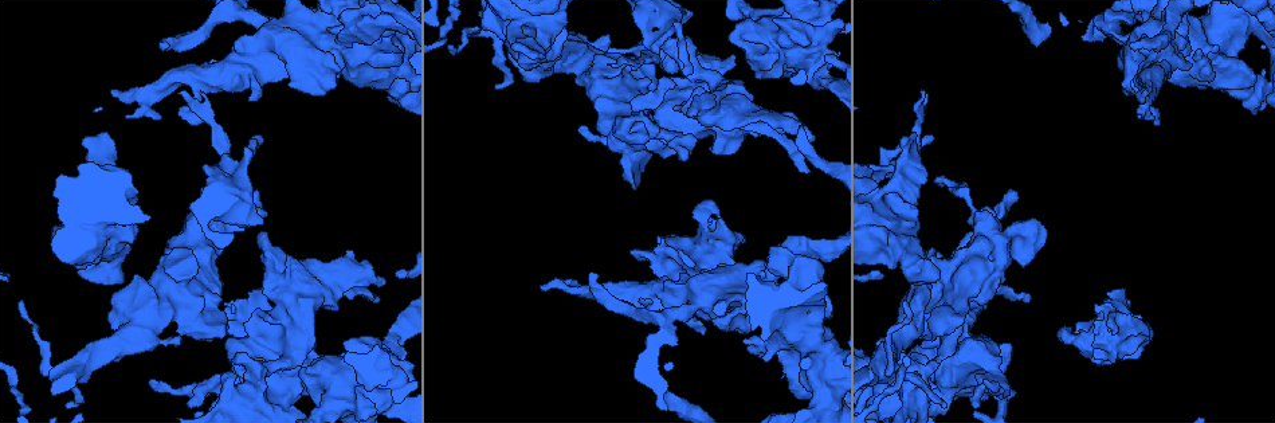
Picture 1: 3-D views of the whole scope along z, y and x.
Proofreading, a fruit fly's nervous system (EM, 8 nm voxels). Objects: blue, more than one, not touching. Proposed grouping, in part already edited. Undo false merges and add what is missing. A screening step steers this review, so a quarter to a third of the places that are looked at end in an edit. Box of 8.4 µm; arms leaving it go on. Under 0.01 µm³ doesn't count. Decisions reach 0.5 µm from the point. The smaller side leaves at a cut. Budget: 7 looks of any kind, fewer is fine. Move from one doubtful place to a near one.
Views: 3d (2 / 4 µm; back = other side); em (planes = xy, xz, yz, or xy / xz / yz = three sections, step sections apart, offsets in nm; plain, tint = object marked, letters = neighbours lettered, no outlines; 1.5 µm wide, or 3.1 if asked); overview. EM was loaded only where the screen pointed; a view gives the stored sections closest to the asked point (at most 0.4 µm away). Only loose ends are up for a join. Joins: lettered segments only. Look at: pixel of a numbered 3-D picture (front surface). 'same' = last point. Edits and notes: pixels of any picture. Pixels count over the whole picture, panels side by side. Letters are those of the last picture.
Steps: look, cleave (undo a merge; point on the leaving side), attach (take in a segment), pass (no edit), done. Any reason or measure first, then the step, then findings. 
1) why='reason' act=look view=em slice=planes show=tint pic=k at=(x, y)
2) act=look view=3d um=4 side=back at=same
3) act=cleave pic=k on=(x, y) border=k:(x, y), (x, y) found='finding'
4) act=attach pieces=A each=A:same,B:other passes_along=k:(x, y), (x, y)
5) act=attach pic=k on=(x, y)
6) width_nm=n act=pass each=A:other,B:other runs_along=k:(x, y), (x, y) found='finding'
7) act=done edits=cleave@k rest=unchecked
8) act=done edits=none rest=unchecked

why='closes a loop' act=look view=3d um=4 pic=1 at=(268, 49)

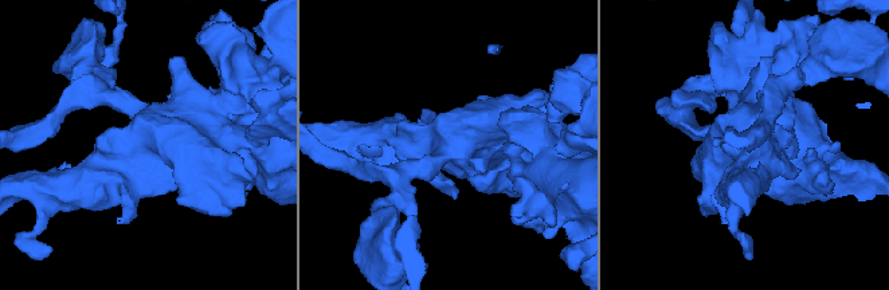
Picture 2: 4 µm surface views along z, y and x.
why='shape alone is not enough' act=look view=em slice=xz step=8 show=tint pic=2 at=(446, 149)

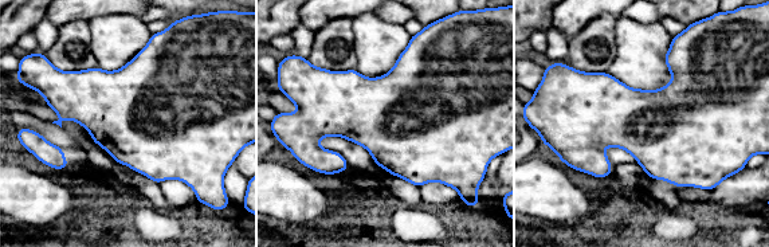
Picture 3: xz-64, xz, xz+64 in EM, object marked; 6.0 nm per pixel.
act=look view=em slice=planes show=letters at=same

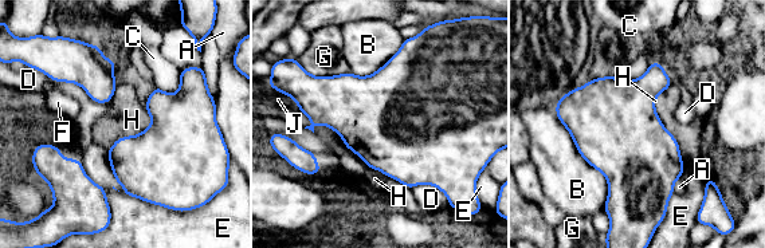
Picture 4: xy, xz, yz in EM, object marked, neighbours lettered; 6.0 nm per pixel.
act=pass each=A:other,B:other,C:other,D:other,E:other,F:other,G:other,H:other,J:other border=4:(670, 85), (655, 111), (685, 168) found='all the same neuron'

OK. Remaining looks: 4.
why='branch stops here' act=look view=3d um=2 pic=1 at=(598, 275)

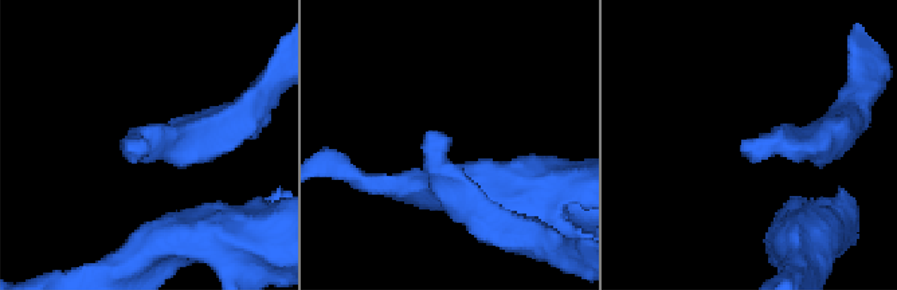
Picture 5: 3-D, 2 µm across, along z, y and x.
act=look view=em slice=planes show=letters pic=5 at=(448, 139)

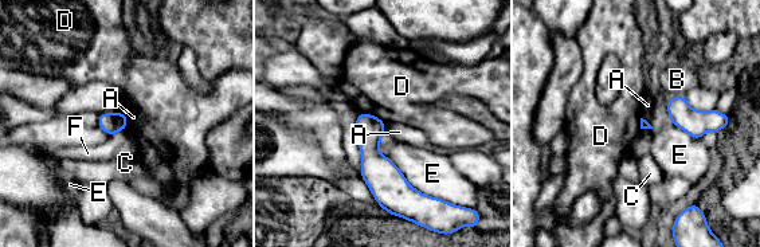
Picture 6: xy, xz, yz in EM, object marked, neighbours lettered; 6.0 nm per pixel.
act=pass each=A:other,B:other,C:other,D:other,E:other,F:other border=6:(360, 112), (375, 114), (386, 124) found='none of them fits'

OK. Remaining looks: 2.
act=done edits=none rest=unchecked

